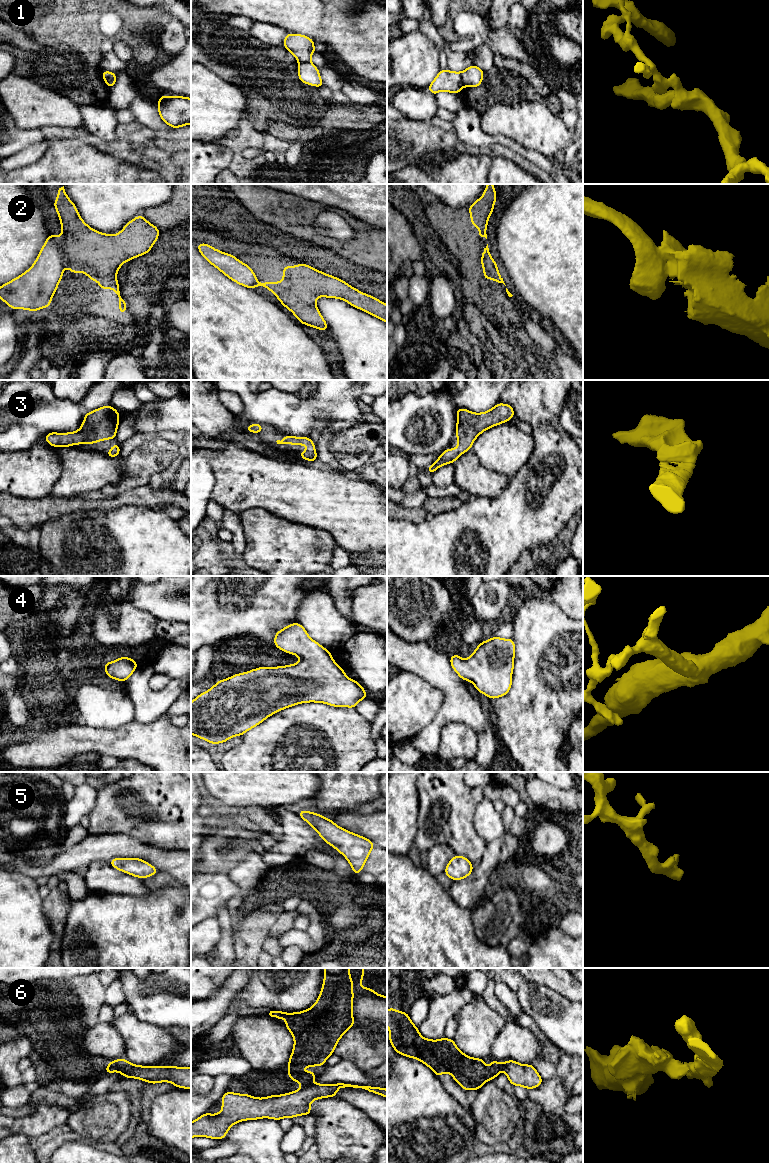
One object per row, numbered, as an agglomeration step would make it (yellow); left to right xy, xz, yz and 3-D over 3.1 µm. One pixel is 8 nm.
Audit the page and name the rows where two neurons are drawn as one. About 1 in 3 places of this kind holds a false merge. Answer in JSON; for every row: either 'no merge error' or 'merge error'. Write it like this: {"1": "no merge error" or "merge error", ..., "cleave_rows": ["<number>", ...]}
{"1": "merge error", "2": "merge error", "3": "no merge error", "4": "no merge error", "5": "no merge error", "6": "merge error", "cleave_rows": ["1", "2", "6"]}

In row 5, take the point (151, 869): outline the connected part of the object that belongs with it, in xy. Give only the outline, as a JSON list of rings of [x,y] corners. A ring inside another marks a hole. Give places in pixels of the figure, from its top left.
[[[113,858],[110,865],[129,875],[144,879],[158,873],[158,870],[140,858]]]

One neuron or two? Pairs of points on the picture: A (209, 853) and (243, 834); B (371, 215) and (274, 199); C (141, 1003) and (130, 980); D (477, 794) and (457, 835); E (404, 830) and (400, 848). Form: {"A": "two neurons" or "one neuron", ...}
{"A": "one neuron", "B": "two neurons", "C": "one neuron", "D": "two neurons", "E": "one neuron"}

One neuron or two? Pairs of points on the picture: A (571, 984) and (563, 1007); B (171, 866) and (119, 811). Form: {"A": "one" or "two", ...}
{"A": "two", "B": "two"}

